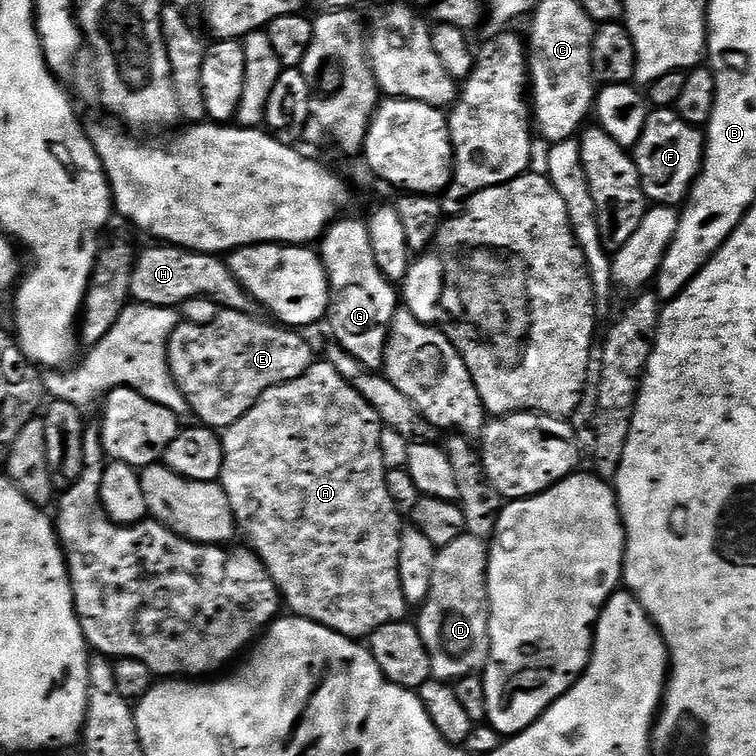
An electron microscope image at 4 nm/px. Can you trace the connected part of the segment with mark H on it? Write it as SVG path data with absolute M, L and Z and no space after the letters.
M163 242L141 251L136 257L136 265L132 268L130 278L131 299L138 304L149 304L154 307L179 309L188 299L204 296L212 299L221 309L230 312L257 311L256 299L234 278L227 263L219 255L207 252L189 252L186 248L178 248L174 244Z

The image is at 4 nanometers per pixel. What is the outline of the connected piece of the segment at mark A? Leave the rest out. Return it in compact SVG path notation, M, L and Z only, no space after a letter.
M314 362L298 378L294 378L285 384L274 386L258 398L258 402L246 415L238 418L228 428L223 429L224 457L222 458L222 474L219 483L226 490L226 498L230 498L230 506L236 515L236 523L239 531L248 535L247 543L260 557L261 562L268 568L269 574L276 583L283 603L289 613L306 618L310 622L318 622L330 630L334 630L343 636L353 638L367 638L371 636L378 626L388 626L390 622L398 622L405 619L410 612L410 605L402 594L402 582L400 581L400 566L402 563L402 536L400 540L400 521L402 515L396 509L395 500L387 489L388 469L384 467L382 458L382 446L380 445L380 431L382 425L378 414L354 390L334 366L326 362Z

